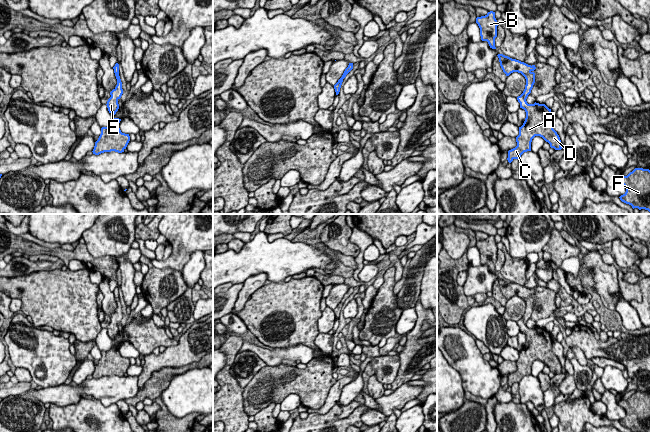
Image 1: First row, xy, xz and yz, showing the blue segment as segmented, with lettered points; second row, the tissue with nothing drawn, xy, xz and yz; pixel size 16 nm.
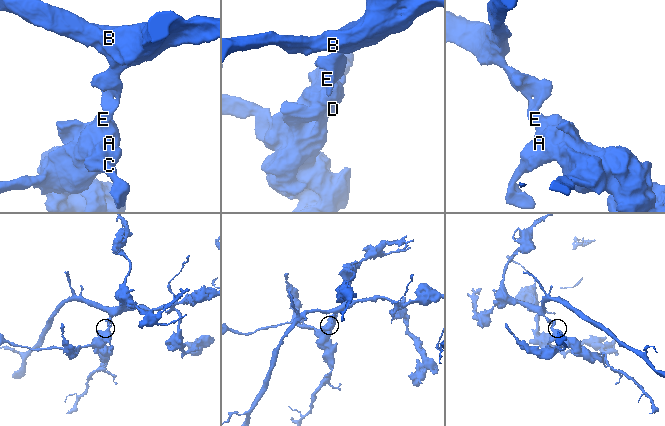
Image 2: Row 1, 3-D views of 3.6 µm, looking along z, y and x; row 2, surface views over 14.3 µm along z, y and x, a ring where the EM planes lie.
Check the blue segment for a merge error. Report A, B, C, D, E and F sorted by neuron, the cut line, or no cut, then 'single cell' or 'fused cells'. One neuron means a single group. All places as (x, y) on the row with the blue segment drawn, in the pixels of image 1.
A B C D E F | no cut | single cell

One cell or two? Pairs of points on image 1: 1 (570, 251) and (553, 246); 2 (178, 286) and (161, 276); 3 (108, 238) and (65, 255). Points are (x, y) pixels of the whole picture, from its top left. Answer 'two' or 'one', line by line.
1: one
2: one
3: two

